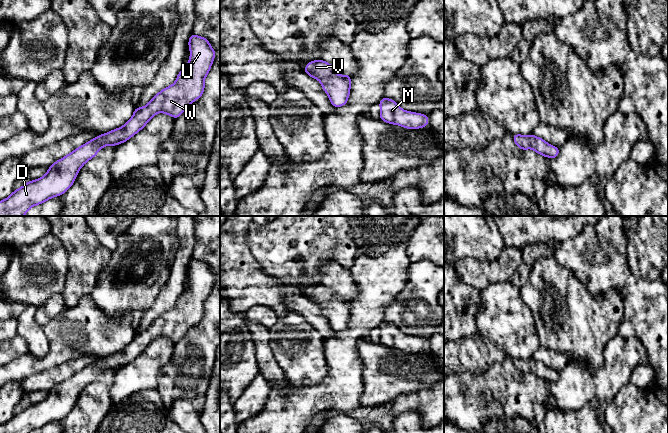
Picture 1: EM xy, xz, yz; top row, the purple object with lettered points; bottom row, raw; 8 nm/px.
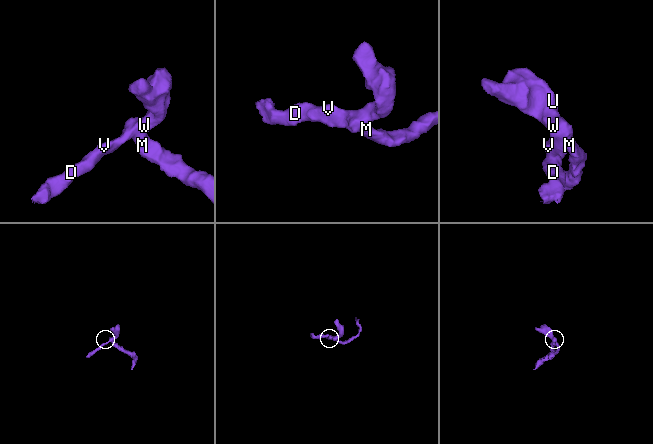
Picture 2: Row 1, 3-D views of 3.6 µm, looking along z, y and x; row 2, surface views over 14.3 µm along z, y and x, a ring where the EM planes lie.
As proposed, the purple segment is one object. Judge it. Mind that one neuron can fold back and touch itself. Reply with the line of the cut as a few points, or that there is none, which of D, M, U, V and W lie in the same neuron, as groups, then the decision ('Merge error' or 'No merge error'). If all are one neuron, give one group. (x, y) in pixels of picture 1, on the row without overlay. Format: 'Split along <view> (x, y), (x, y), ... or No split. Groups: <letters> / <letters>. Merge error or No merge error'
No split. Groups: D M U V W. No merge error

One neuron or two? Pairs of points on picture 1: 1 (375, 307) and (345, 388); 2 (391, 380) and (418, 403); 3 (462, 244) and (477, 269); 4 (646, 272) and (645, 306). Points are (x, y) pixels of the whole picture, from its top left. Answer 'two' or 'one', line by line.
1: one
2: two
3: two
4: two

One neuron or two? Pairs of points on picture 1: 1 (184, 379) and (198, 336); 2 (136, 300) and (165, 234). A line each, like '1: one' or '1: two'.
1: one
2: one

